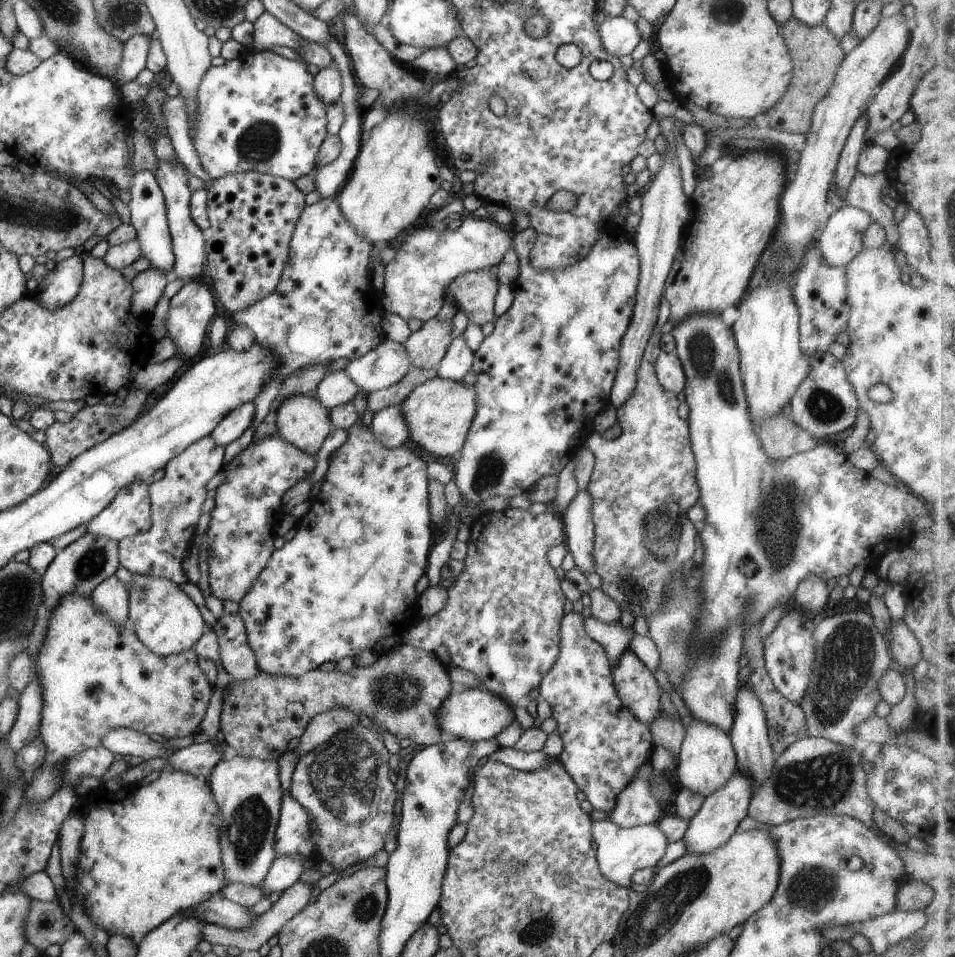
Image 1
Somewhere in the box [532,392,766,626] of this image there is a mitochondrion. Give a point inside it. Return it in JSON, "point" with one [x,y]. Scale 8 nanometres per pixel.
{"point":[662,529]}

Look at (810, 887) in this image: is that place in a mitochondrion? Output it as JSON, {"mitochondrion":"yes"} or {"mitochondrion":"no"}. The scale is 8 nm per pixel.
{"mitochondrion":"yes"}

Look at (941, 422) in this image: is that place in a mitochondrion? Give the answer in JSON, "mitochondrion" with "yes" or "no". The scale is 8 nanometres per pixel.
{"mitochondrion":"no"}

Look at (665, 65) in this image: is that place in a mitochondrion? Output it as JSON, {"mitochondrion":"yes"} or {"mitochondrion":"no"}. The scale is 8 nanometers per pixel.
{"mitochondrion":"no"}

